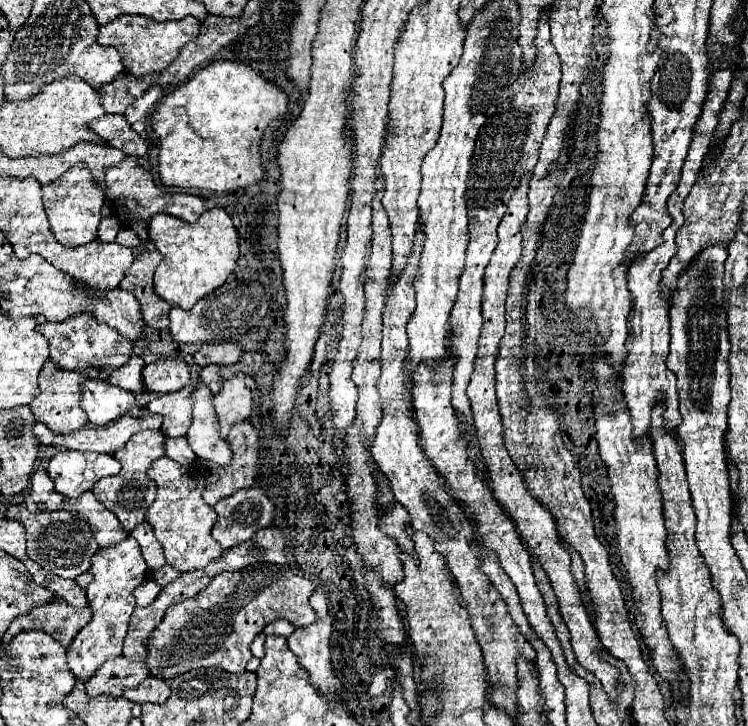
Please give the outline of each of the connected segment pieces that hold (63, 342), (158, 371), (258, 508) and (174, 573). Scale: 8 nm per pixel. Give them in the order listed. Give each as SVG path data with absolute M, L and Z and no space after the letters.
M77 313L59 323L47 323L47 327L41 327L41 333L49 341L49 353L61 365L61 369L73 369L97 379L107 379L117 367L129 361L133 353L131 341L121 337L107 323L99 323L89 313Z
M159 359L155 363L145 365L143 379L147 385L147 391L179 391L191 383L191 365L183 359Z
M255 481L253 487L239 489L237 493L221 499L217 505L213 505L213 509L219 515L217 523L213 527L213 537L215 537L215 541L219 541L219 545L223 549L229 549L233 545L247 541L259 529L269 527L273 523L273 517L275 517L275 501L273 501L273 497L269 497L267 485L263 481Z
M165 563L161 569L157 569L157 571L153 571L153 573L151 573L151 579L153 579L157 585L165 587L165 585L169 585L171 581L179 579L181 575L183 575L181 571L177 571L177 569L173 569L169 563Z

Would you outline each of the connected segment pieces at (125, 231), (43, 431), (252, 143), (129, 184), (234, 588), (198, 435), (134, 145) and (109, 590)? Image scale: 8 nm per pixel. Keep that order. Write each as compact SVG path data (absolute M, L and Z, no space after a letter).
M123 227L123 229L117 233L117 239L115 239L115 241L121 243L121 245L125 245L125 247L137 245L137 237L135 237L135 233L133 233L129 227Z
M141 407L141 415L139 417L131 417L131 415L123 415L117 421L105 425L105 427L93 427L93 429L79 429L67 435L57 435L53 433L45 423L35 421L35 435L43 445L57 445L57 447L65 447L65 449L77 449L77 451L99 451L99 453L117 453L119 449L125 447L125 443L131 439L131 435L143 431L143 429L161 429L163 417L149 413L147 407Z
M213 61L205 69L197 71L189 81L173 89L163 97L155 113L151 115L153 131L159 135L159 177L163 185L175 187L199 187L209 191L235 191L237 187L249 187L263 179L265 169L261 165L261 137L271 121L277 121L287 113L289 97L263 75L237 61Z
M127 157L125 161L121 161L121 165L107 169L107 173L105 173L105 189L107 189L107 203L109 203L109 207L113 207L115 215L117 215L117 205L119 205L125 213L137 213L137 217L141 217L143 221L147 221L155 213L167 213L167 215L173 215L173 217L183 219L187 223L195 223L199 219L199 215L203 211L207 211L207 199L201 197L201 195L167 193L167 191L159 189L151 181L151 173L145 171L135 161L135 157Z
M261 563L253 567L245 567L241 571L227 571L217 575L197 597L191 597L187 601L179 601L171 605L163 617L163 623L157 625L153 631L153 637L149 639L149 671L153 677L171 681L177 675L201 667L221 667L231 673L241 673L245 671L247 661L253 657L249 651L251 641L255 635L259 635L265 625L273 623L275 619L287 619L295 627L307 627L315 621L315 611L309 605L309 597L317 589L313 579L295 575L283 565L273 565L273 563Z
M197 381L191 393L193 423L187 431L187 441L193 453L201 459L213 461L217 465L227 465L231 461L231 449L219 435L219 421L213 409L213 393L205 381Z
M105 115L97 121L91 121L89 127L97 135L101 135L109 147L117 147L125 155L143 157L147 155L147 147L151 145L151 141L143 139L139 133L135 133L129 127L129 121L125 119L125 115Z
M131 535L115 547L99 549L93 555L91 563L93 565L89 571L93 573L93 581L87 585L87 599L93 609L93 617L67 647L67 665L79 681L89 679L95 673L97 665L101 665L101 661L121 653L129 617L135 609L133 589L147 579L147 563L141 555L139 543Z

